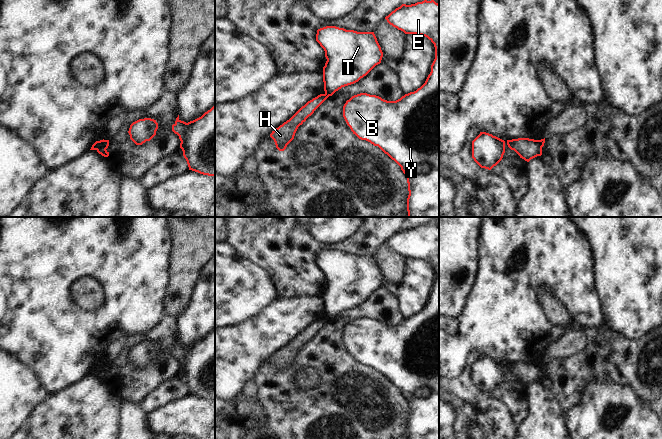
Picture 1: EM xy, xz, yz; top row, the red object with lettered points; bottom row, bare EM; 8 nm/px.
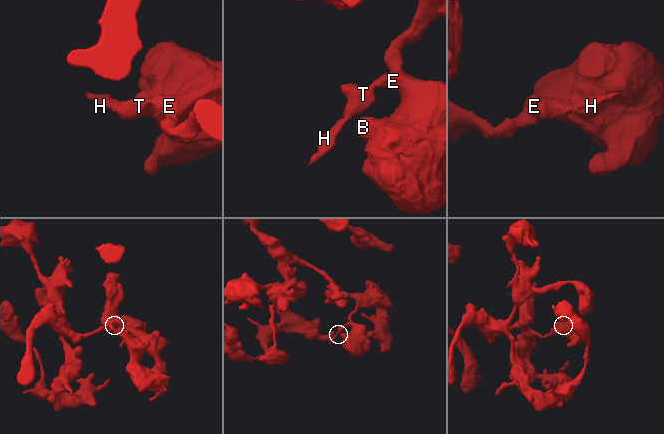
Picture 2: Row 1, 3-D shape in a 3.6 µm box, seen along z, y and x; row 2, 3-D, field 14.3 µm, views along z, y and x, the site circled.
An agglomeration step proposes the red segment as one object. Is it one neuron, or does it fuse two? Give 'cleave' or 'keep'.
cleave

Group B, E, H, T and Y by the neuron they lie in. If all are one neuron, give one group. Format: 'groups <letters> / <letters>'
groups B E T Y / H

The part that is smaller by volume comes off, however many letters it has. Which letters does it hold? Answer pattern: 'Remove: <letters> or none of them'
Remove: H

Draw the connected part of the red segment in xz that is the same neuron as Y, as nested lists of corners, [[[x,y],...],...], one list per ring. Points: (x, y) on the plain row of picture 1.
[[[424,224],[411,229],[402,228],[385,243],[405,258],[425,260],[434,268],[435,283],[431,296],[420,312],[396,325],[387,325],[367,317],[352,320],[343,330],[343,341],[353,358],[378,370],[401,391],[408,407],[408,439],[439,439],[439,228],[434,224]]]

